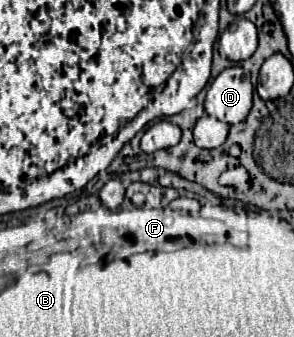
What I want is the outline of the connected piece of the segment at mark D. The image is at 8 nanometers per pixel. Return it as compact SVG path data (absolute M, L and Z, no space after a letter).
M242 65L224 69L212 83L204 101L208 115L224 123L240 123L248 117L252 109L254 87L250 81L250 71Z

